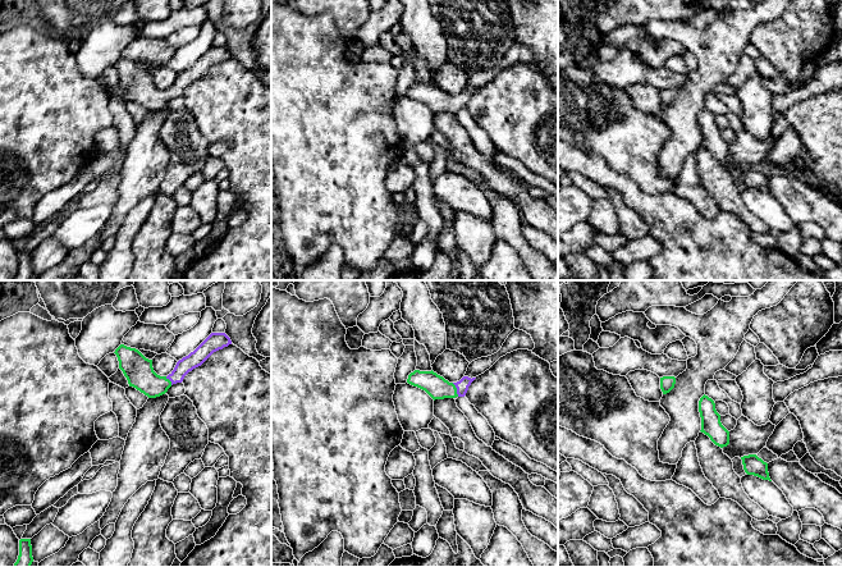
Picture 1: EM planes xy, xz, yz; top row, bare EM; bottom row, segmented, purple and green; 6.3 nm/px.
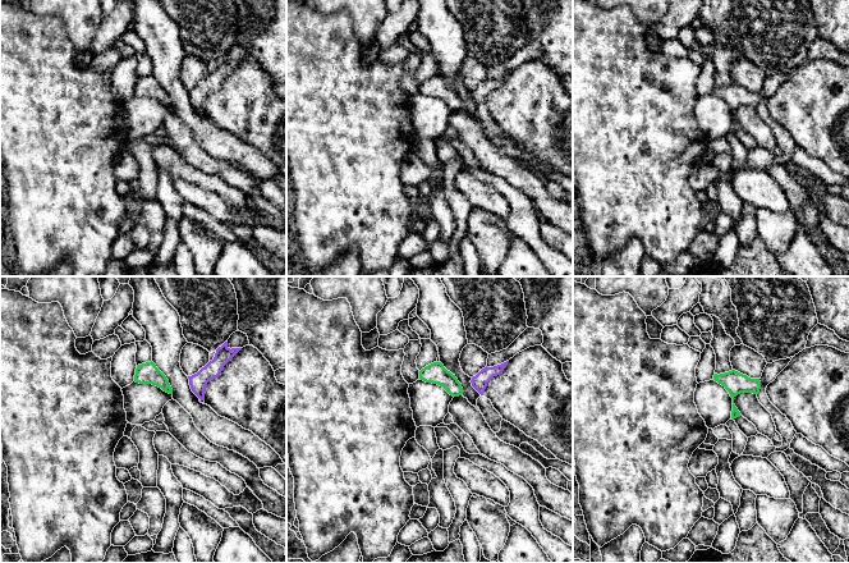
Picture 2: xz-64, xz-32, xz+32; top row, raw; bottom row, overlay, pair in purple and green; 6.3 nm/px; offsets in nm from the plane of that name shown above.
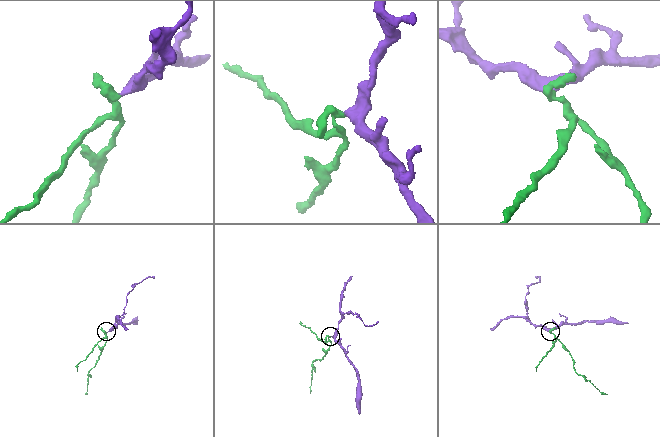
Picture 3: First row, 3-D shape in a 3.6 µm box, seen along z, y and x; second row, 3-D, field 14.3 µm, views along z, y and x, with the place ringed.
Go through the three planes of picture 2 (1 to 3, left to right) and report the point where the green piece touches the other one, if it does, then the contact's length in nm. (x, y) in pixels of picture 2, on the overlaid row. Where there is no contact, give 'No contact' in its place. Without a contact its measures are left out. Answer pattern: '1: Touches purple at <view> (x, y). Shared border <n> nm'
1: No contact
2: No contact
3: No contact

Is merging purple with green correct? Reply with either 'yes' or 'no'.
yes

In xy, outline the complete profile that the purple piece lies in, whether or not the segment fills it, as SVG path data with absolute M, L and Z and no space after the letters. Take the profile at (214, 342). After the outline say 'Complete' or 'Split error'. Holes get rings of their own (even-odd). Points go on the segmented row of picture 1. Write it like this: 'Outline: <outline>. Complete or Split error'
Outline: M211 333L193 352L179 360L168 376L157 375L152 360L146 358L136 348L120 344L114 353L129 387L148 398L156 398L165 394L173 384L182 383L189 371L201 366L214 352L229 344L232 340L225 333Z. Split error

